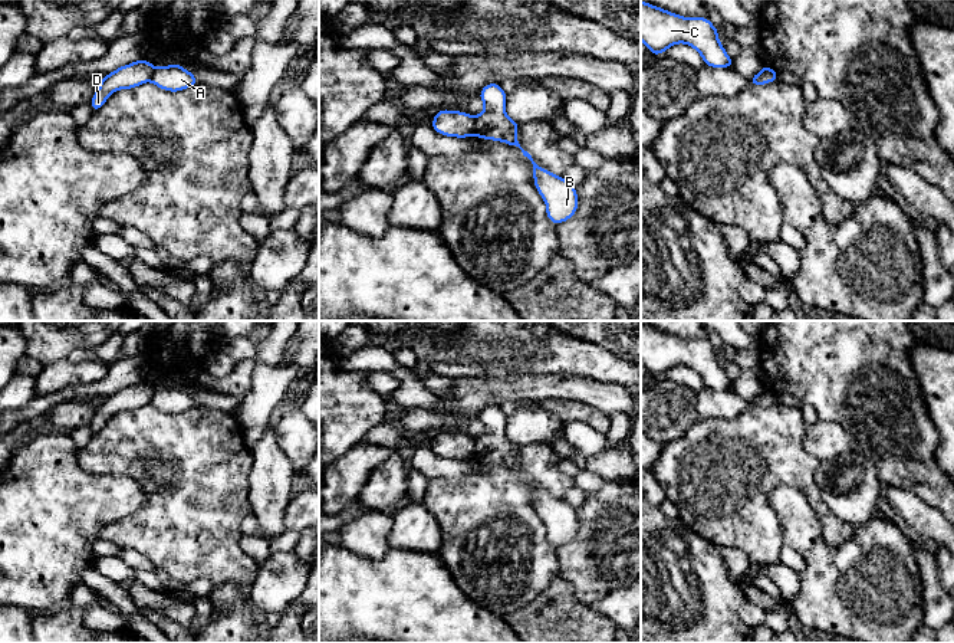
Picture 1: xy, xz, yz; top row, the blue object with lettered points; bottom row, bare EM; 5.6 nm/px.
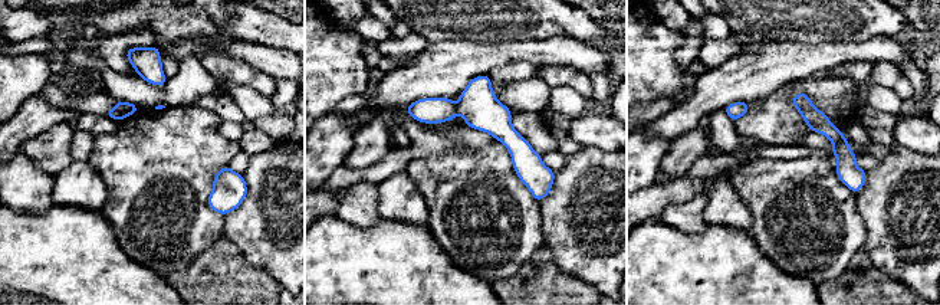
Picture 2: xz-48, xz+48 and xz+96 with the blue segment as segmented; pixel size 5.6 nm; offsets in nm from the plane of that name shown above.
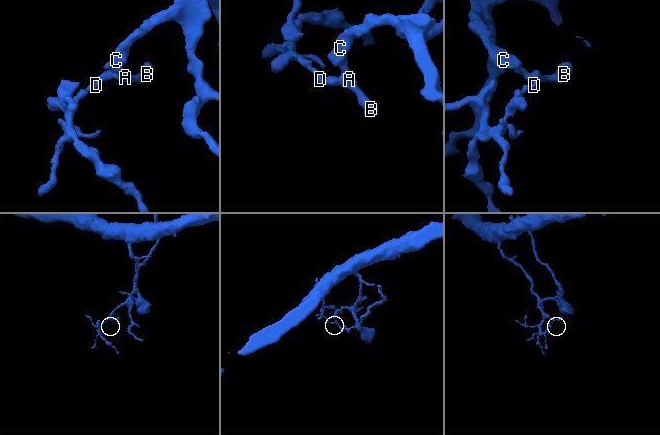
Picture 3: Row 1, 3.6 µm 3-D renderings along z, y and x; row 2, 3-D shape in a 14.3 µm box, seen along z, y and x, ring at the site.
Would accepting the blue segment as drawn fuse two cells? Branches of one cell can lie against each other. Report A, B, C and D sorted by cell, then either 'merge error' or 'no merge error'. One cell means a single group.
A B C / D; merge error

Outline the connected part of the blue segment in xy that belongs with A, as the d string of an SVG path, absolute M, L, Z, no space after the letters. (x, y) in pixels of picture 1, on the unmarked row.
M178 386L155 390L151 404L170 414L180 414L198 407L197 400Z

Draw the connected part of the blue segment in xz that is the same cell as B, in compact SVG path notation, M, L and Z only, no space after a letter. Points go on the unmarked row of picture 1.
M487 406L478 416L484 433L476 439L474 457L483 462L501 463L516 468L533 486L533 502L537 515L546 525L546 538L553 547L560 547L575 538L579 522L576 509L562 498L539 489L532 478L517 463L519 444L506 437L507 416L500 406Z

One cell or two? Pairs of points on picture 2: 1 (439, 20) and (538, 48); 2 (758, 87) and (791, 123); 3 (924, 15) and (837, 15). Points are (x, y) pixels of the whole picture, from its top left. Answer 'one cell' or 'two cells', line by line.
1: two cells
2: two cells
3: two cells

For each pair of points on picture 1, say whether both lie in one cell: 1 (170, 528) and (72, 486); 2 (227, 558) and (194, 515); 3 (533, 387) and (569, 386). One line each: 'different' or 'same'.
1: different
2: same
3: same

